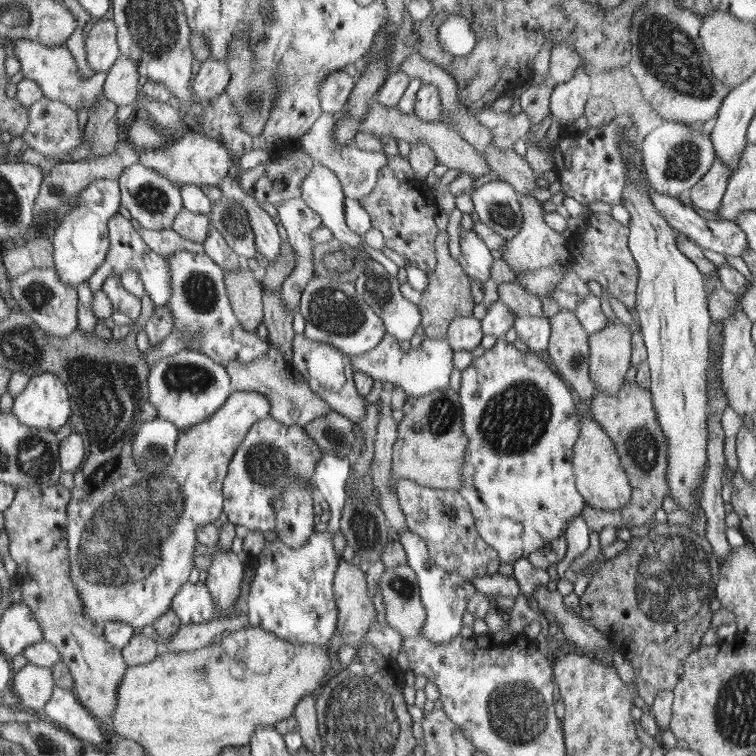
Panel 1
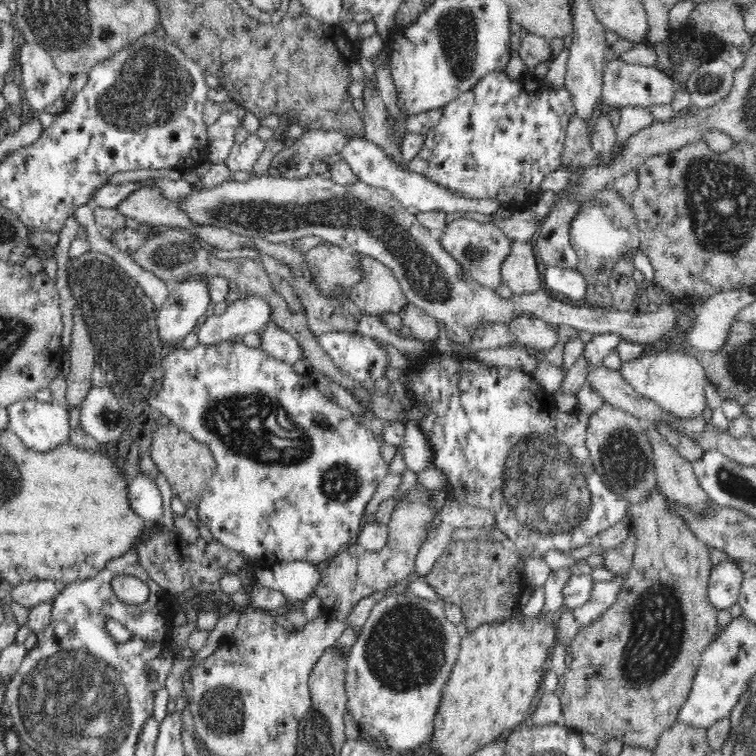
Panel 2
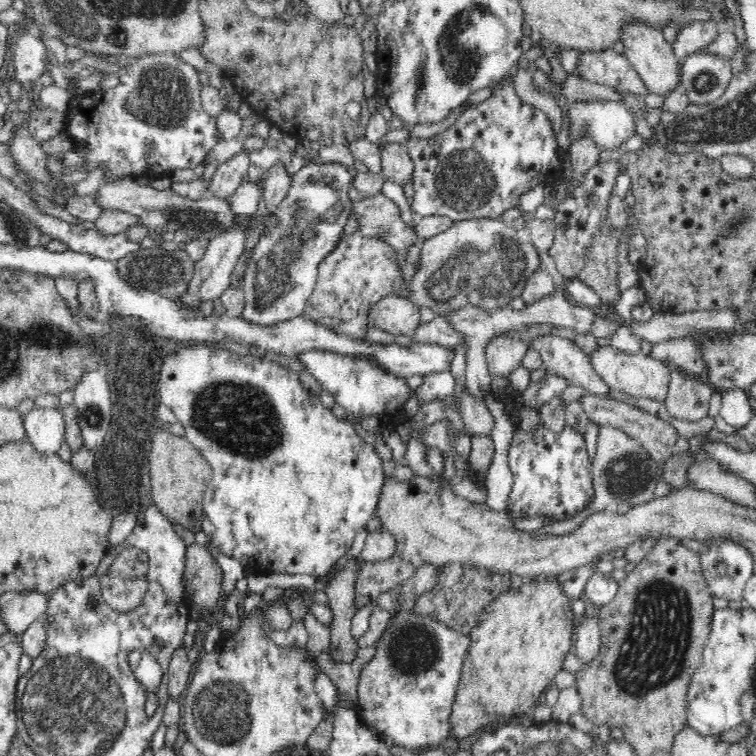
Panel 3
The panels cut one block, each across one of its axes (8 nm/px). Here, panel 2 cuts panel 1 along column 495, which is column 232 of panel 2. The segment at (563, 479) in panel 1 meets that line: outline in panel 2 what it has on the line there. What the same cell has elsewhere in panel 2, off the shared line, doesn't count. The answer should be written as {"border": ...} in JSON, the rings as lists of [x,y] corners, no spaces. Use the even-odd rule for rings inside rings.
{"border":[[[227,340],[211,346],[198,344],[192,350],[184,348],[175,352],[172,350],[161,361],[161,367],[164,373],[162,389],[157,393],[152,389],[146,402],[153,411],[167,416],[170,424],[182,428],[198,442],[208,444],[216,461],[216,472],[210,478],[207,488],[196,506],[199,520],[210,529],[214,539],[218,539],[226,547],[242,553],[251,562],[260,560],[260,558],[266,558],[266,560],[276,563],[300,559],[310,561],[315,566],[320,566],[330,556],[334,556],[334,553],[340,551],[350,539],[356,540],[366,521],[364,516],[366,505],[376,492],[378,484],[388,474],[388,463],[382,459],[380,453],[382,441],[375,436],[369,423],[358,424],[355,416],[348,409],[342,408],[334,403],[334,400],[330,400],[330,392],[322,392],[322,388],[318,388],[318,380],[314,378],[314,375],[310,373],[302,375],[302,372],[295,372],[289,363],[274,359],[259,348],[248,348],[242,343],[235,344]]]}

